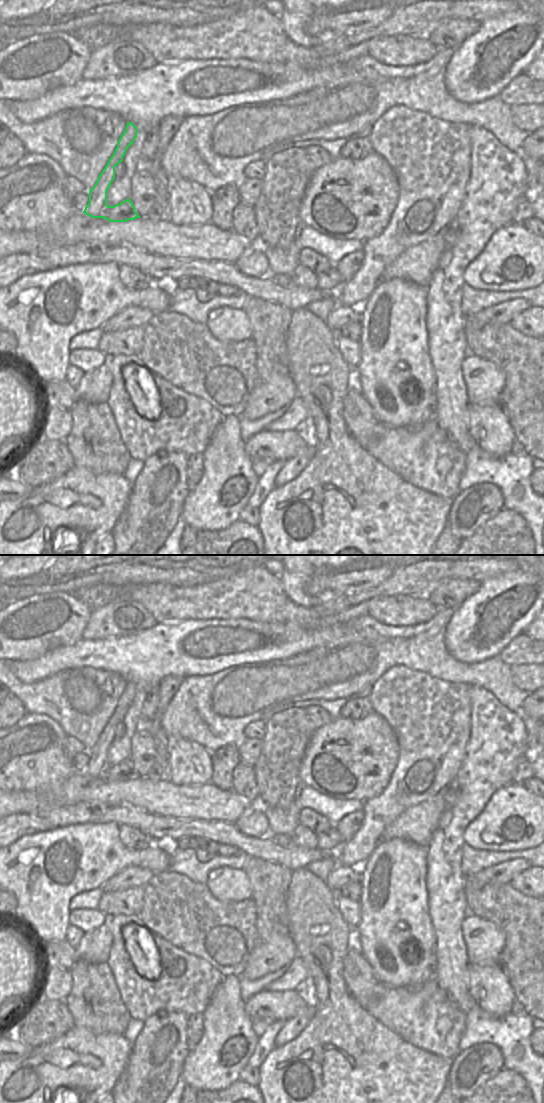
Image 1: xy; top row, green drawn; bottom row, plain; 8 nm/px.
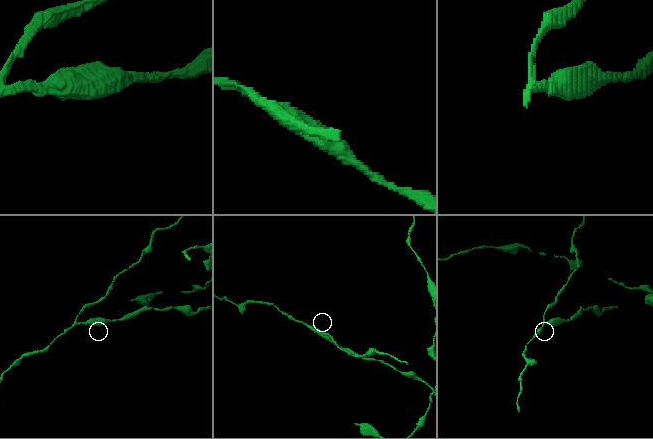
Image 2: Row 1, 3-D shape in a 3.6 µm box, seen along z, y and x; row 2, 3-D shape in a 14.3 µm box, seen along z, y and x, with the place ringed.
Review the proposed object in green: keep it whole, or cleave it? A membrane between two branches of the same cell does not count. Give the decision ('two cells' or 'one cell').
two cells

